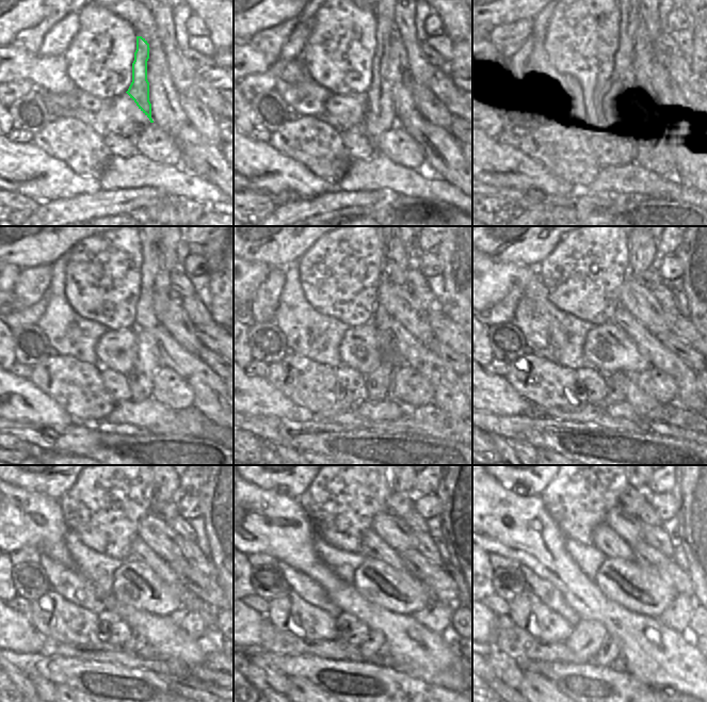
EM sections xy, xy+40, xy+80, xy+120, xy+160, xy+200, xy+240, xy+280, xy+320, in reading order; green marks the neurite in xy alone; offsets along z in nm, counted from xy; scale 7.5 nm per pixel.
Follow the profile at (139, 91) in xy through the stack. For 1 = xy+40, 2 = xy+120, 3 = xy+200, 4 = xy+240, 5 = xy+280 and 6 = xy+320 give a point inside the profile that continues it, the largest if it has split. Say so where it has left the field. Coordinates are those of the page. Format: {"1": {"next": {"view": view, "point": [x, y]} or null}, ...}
{"1": {"next": {"view": "xy+40", "point": [381, 116]}}, "2": {"next": {"view": "xy+120", "point": [141, 377]}}, "3": {"next": {"view": "xy+200", "point": [616, 383]}}, "4": {"next": {"view": "xy+240", "point": [137, 640]}}, "5": {"next": {"view": "xy+280", "point": [370, 648]}}, "6": {"next": {"view": "xy+320", "point": [609, 651]}}}

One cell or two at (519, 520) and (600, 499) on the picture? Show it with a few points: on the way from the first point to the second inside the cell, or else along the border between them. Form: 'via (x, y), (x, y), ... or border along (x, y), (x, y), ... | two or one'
border along (539, 495), (547, 512), (563, 532) | two

